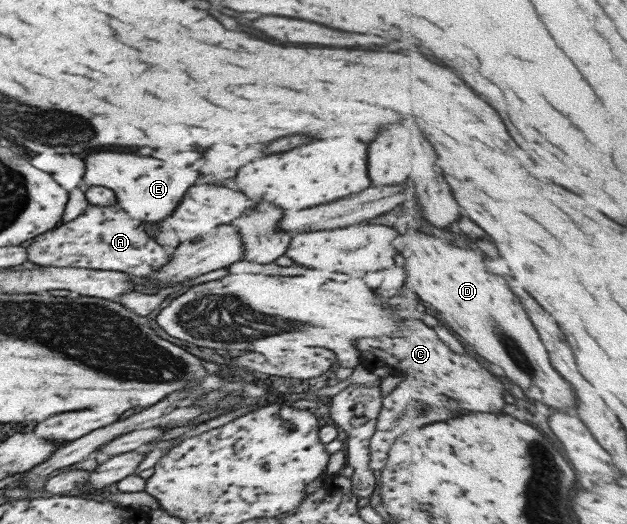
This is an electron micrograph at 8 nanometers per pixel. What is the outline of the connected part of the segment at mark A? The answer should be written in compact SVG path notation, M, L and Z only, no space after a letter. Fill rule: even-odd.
M116 205L91 206L79 214L74 220L58 224L56 227L34 236L32 243L27 248L27 262L32 262L38 267L56 266L70 268L85 268L92 270L113 270L132 276L150 276L157 268L164 266L171 254L166 254L162 246L153 238L147 236L142 225L136 224Z

